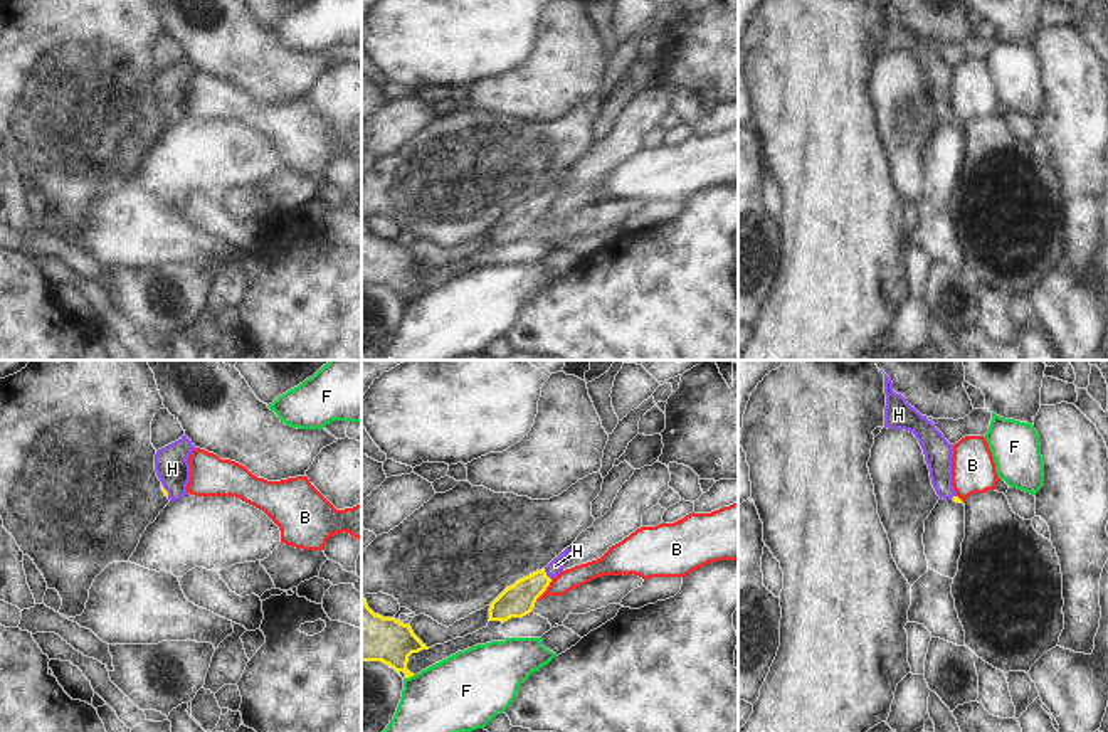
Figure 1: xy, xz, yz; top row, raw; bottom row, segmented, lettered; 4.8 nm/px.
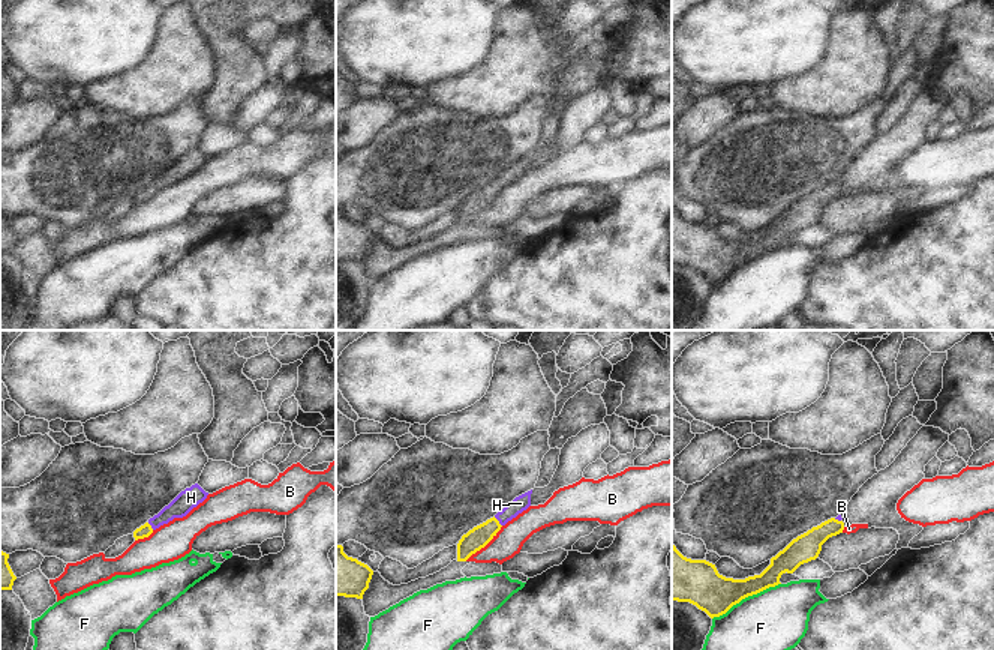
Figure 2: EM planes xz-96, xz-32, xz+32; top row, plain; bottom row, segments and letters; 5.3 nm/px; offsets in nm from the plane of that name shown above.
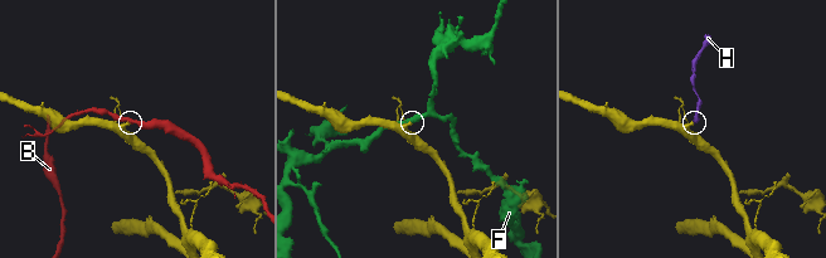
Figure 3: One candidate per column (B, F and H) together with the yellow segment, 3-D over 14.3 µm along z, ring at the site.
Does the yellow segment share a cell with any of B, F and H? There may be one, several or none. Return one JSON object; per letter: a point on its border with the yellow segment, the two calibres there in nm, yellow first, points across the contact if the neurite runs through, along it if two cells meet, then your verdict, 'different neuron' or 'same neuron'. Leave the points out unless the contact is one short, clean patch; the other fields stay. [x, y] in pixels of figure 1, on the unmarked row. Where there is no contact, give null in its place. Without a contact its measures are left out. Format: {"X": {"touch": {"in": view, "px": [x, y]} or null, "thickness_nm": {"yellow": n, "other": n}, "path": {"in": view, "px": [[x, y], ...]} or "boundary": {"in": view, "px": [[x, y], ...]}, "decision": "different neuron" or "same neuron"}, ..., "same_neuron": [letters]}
{"B": {"touch": {"in": "xz", "px": [545, 212]}, "thickness_nm": {"yellow": 160, "other": 100}, "boundary": {"in": "xz", "px": [[552, 202], [535, 222]]}, "decision": "different neuron"}, "F": {"touch": {"in": "xz", "px": [409, 300]}, "thickness_nm": {"yellow": 220, "other": 360}, "decision": "different neuron"}, "H": {"touch": {"in": "xz", "px": [545, 197]}, "thickness_nm": {"yellow": 160, "other": 70}, "path": {"in": "xz", "px": [[518, 222], [545, 197], [555, 189]]}, "decision": "same neuron"}, "same_neuron": ["H"]}

